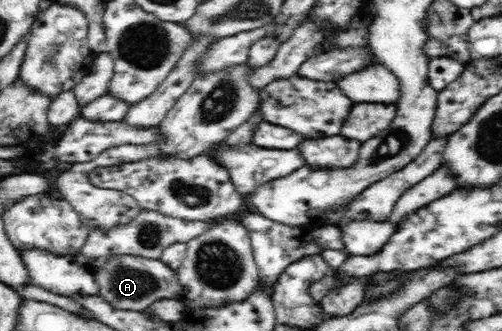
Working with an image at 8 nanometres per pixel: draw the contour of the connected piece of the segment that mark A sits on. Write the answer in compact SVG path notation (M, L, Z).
M123 255L122 257L108 258L101 268L94 272L94 279L99 287L99 294L112 306L122 310L137 311L147 309L151 303L160 299L181 299L184 287L178 281L177 272L165 264L161 259L148 259L137 255Z

